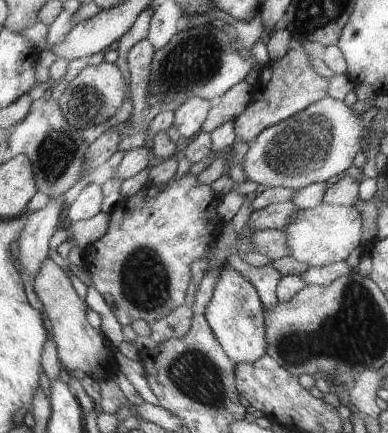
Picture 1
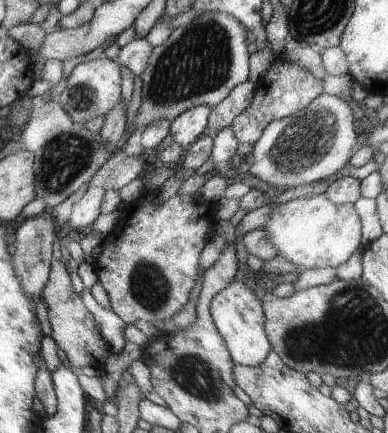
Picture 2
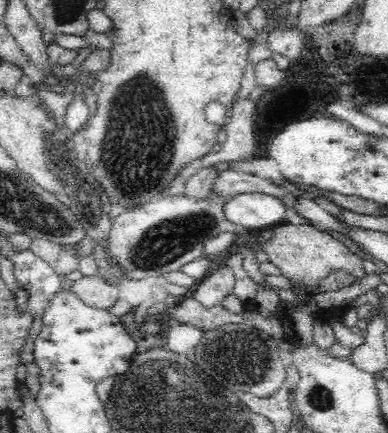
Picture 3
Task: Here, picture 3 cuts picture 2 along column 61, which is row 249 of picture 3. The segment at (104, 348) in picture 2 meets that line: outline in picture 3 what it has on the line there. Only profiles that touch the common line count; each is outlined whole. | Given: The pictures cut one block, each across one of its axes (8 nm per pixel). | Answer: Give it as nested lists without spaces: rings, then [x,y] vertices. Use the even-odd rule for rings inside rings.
[[[280,224],[274,230],[274,236],[270,238],[270,242],[262,244],[260,250],[264,250],[264,254],[268,256],[268,262],[274,268],[278,268],[278,272],[282,276],[286,276],[290,282],[306,286],[306,290],[316,288],[324,276],[328,276],[330,272],[336,272],[336,270],[346,270],[352,276],[356,276],[356,284],[360,284],[362,278],[366,278],[364,260],[358,254],[350,252],[348,246],[344,246],[342,242],[332,238],[328,232],[314,228],[312,224],[306,224],[306,226]]]

